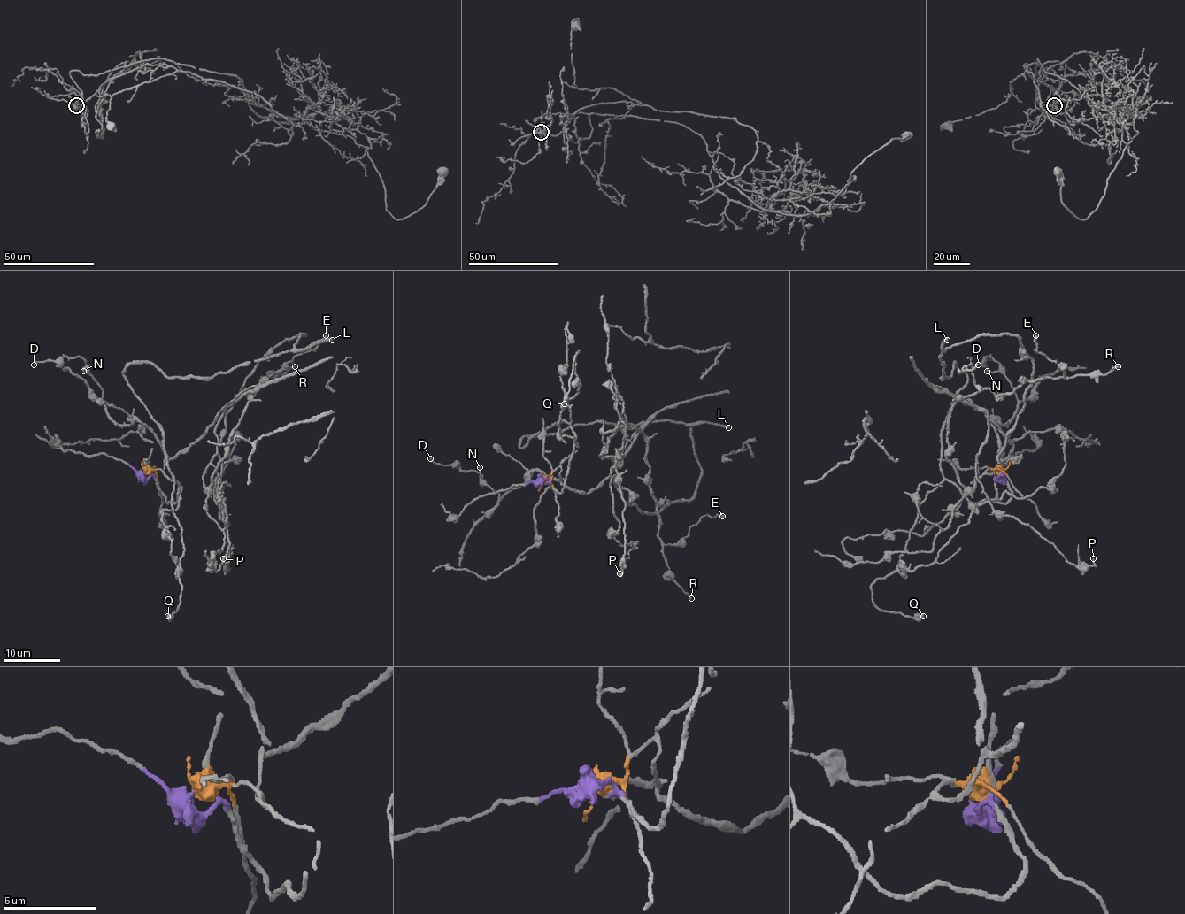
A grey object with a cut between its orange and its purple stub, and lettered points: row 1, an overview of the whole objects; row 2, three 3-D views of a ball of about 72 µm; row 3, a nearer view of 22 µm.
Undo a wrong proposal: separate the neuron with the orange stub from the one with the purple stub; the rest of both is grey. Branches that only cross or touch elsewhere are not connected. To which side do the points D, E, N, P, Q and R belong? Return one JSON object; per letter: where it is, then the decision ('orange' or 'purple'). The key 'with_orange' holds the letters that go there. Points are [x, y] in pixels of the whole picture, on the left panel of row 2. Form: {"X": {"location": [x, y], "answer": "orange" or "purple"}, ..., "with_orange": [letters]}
{"D": {"location": [34, 364], "answer": "orange"}, "E": {"location": [326, 335], "answer": "orange"}, "N": {"location": [83, 371], "answer": "orange"}, "P": {"location": [223, 558], "answer": "orange"}, "Q": {"location": [167, 616], "answer": "purple"}, "R": {"location": [295, 366], "answer": "orange"}, "with_orange": ["D", "E", "N", "P", "R"]}

